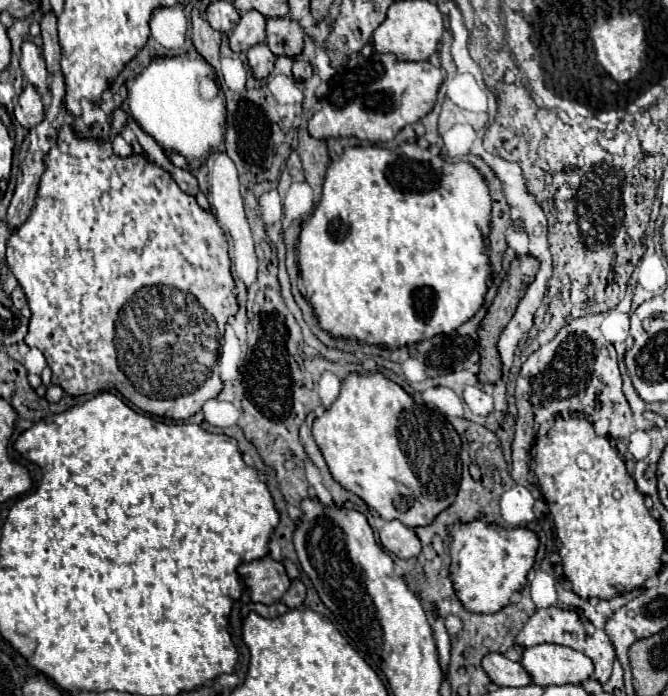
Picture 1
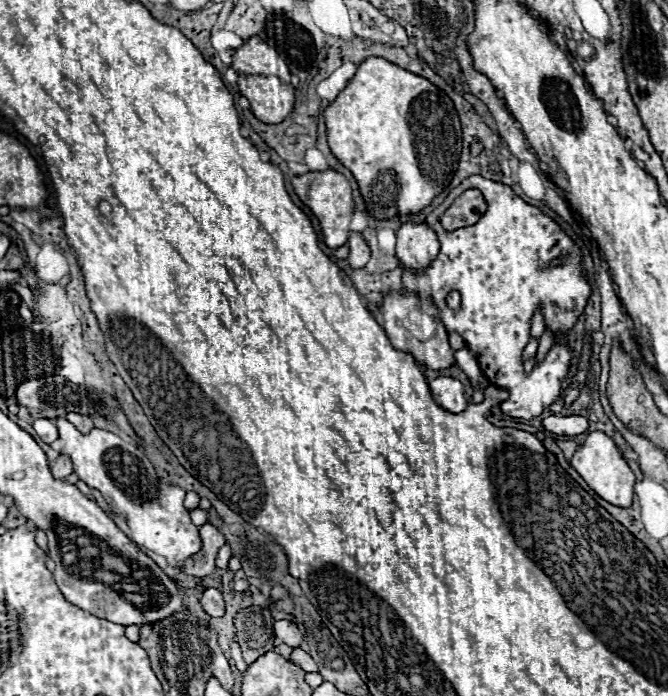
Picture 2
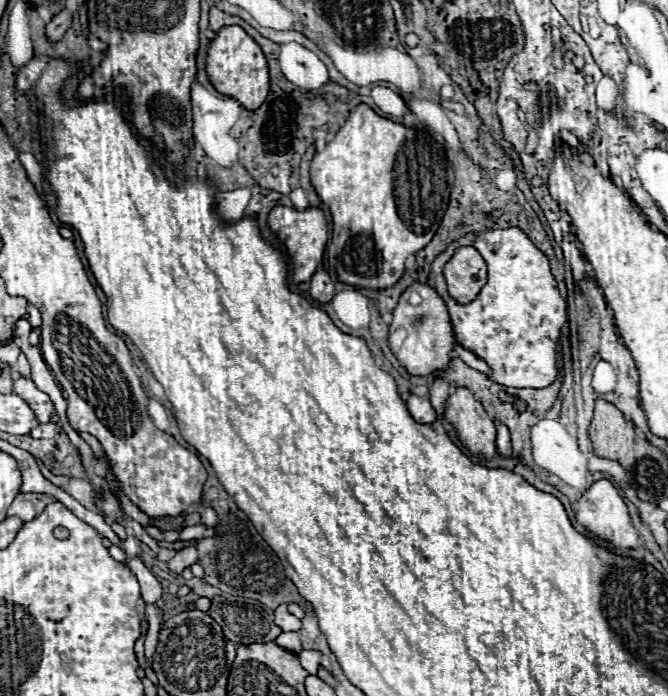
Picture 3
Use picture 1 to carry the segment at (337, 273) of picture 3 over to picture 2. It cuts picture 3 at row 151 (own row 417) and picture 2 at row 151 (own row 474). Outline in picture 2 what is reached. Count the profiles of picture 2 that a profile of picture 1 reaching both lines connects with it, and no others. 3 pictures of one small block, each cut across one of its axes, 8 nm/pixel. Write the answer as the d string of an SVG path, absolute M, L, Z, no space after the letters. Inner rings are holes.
M366 58L324 116L330 150L354 174L374 218L420 212L458 168L462 130L452 100L430 80L386 58Z

